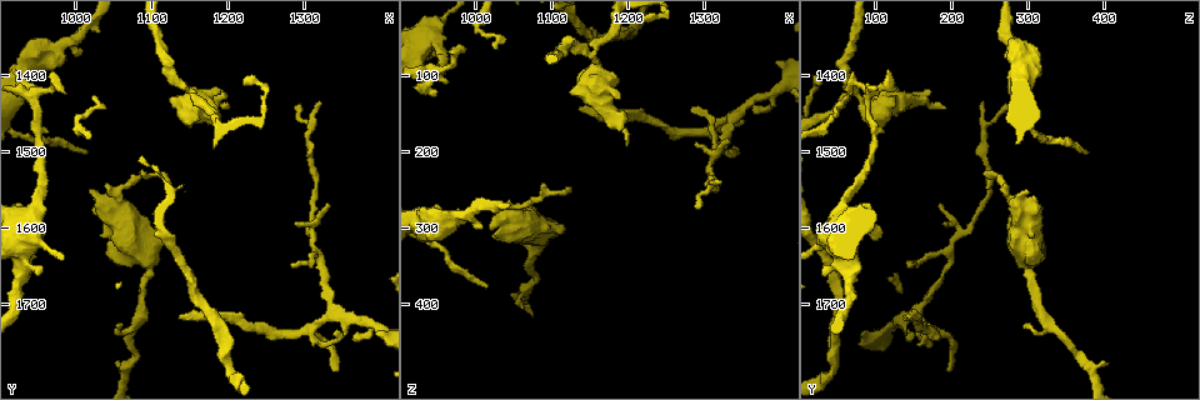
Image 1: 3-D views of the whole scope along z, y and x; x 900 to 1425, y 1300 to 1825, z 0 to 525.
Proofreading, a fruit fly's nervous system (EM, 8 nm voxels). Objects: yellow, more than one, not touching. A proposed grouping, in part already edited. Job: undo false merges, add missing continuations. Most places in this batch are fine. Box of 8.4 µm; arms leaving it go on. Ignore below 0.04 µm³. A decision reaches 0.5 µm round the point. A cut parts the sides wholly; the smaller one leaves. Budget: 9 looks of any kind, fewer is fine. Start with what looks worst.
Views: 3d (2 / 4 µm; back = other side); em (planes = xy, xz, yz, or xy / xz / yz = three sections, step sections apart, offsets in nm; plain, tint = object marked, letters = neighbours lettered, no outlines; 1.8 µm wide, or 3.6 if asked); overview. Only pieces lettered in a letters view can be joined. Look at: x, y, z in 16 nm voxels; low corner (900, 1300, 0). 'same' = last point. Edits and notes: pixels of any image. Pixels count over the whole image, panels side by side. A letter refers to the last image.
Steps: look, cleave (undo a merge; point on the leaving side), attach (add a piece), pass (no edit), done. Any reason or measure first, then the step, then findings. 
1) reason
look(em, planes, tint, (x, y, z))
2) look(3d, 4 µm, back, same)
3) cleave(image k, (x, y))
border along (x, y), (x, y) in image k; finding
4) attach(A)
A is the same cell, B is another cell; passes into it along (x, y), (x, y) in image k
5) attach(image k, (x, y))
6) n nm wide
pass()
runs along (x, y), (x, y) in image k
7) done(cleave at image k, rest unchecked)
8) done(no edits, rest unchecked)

look(3d, 2 µm, (1140, 1720, 145))

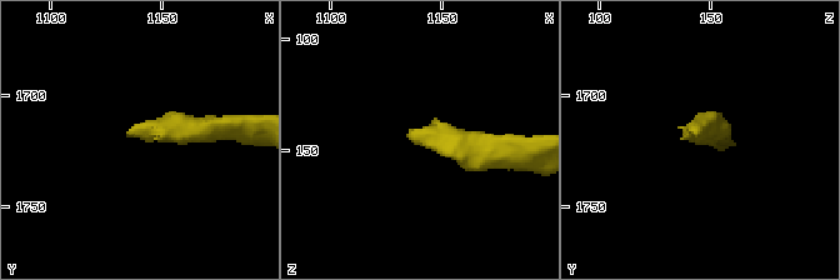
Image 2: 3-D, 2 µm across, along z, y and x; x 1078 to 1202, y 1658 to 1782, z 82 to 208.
look(em, planes, tint, (1135, 1718, 143))

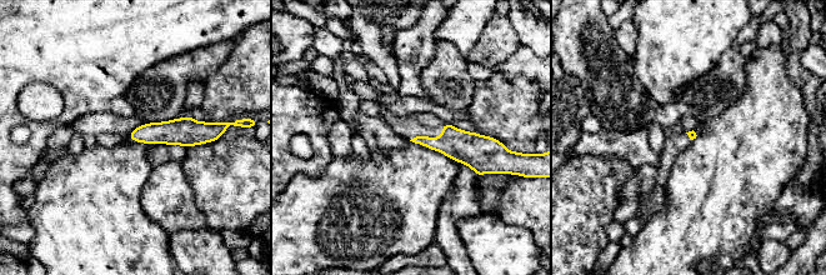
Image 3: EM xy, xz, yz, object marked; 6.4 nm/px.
what lies round it
look(em, planes, letters, same)

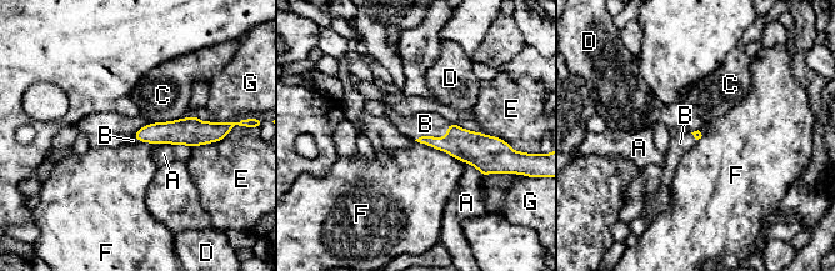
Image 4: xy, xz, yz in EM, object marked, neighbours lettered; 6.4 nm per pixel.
F touches over 320 nm
attach(B)
B is the same cell, A, C, D, E, F and G are other cells; passes into it along (473, 147), (436, 137), (425, 124) in image 4; the neuron continues

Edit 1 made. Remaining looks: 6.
thin end
look(3d, 4 µm, (1055, 1730, 290))

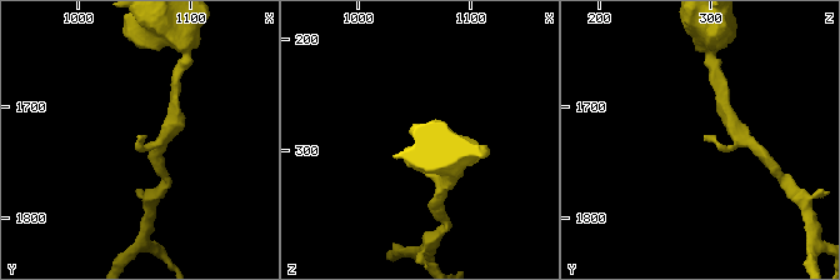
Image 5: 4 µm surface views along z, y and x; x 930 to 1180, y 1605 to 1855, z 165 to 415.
look(em, xz, step 8, letters, (1054, 1728, 290))

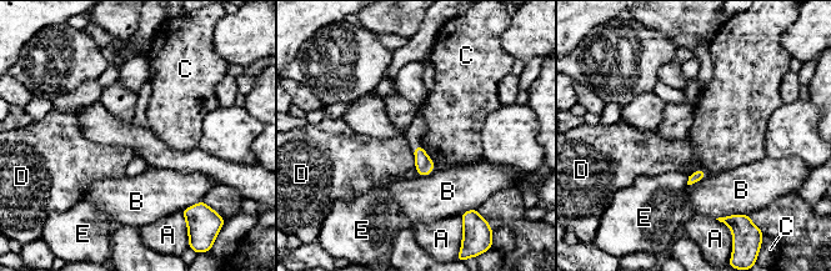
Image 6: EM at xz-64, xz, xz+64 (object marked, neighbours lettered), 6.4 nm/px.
look(em, planes, letters, same)

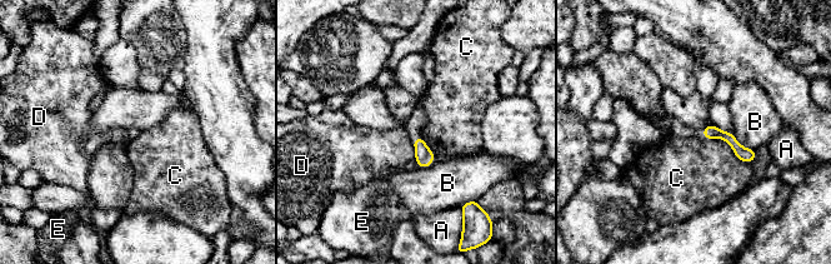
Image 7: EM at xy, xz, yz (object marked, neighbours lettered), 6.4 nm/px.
pass()
A, B, C, D and E are other cells; border along (702, 135), (724, 139), (747, 163) in image 7; no lettered piece goes on from it

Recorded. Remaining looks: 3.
thick end
look(em, xy, step 4, letters, (1020, 1555, 300))

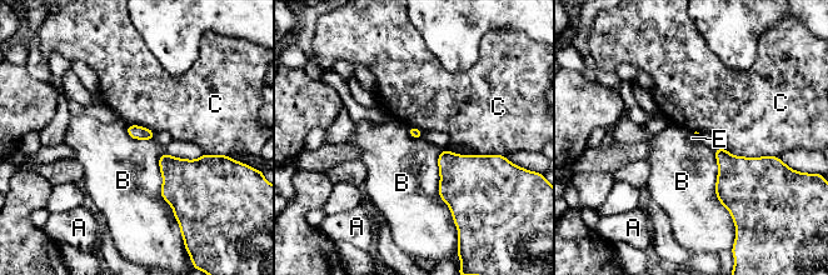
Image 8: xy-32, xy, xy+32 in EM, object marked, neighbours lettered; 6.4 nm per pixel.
pass()
A, B, C and E are other cells; none of them fits

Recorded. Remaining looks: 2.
tapers out
look(em, 3.6 µm, yz, step 4, letters, (985, 1425, 70))

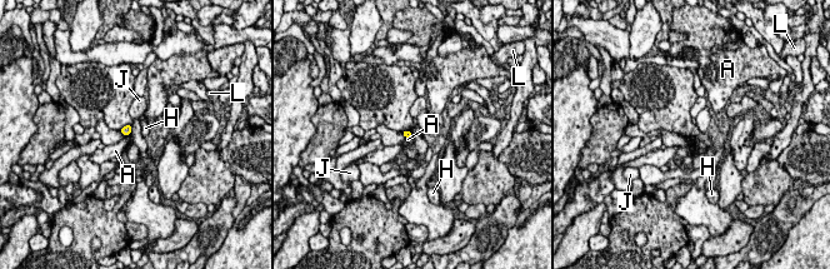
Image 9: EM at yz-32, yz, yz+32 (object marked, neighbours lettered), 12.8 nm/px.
pass()
A, H, J and L are other cells; border along (130, 133), (124, 135) in image 9; none of them fits

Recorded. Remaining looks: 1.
done(attach at image 4, rest unchecked)

